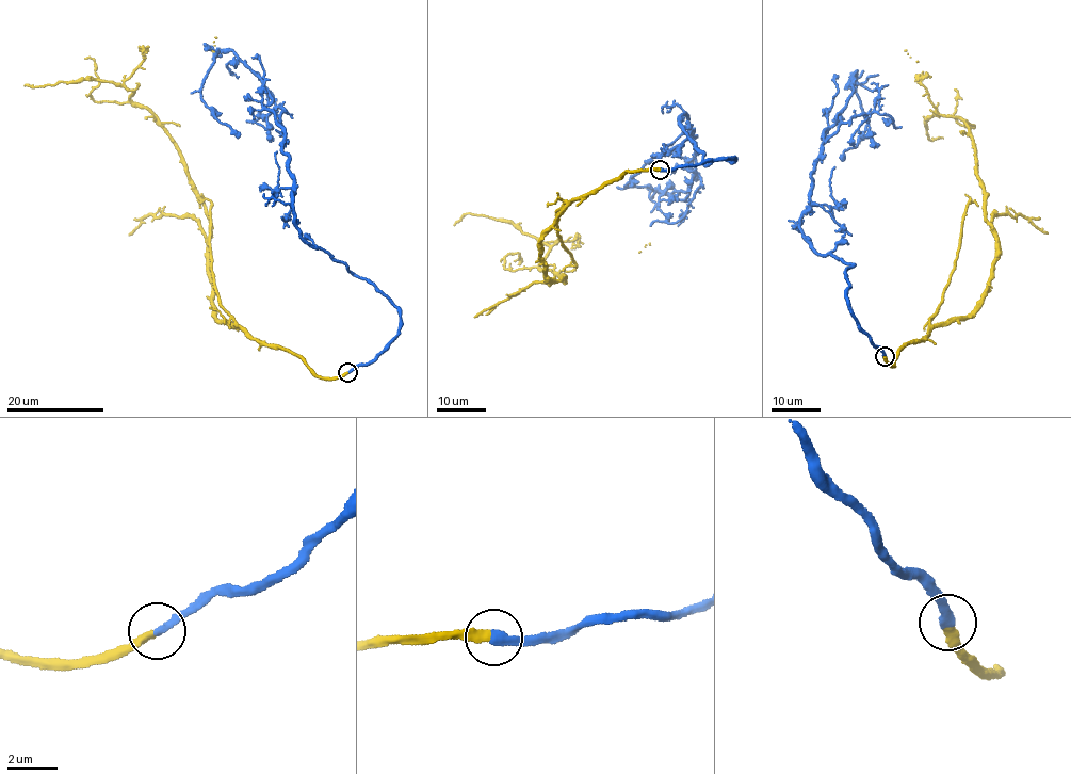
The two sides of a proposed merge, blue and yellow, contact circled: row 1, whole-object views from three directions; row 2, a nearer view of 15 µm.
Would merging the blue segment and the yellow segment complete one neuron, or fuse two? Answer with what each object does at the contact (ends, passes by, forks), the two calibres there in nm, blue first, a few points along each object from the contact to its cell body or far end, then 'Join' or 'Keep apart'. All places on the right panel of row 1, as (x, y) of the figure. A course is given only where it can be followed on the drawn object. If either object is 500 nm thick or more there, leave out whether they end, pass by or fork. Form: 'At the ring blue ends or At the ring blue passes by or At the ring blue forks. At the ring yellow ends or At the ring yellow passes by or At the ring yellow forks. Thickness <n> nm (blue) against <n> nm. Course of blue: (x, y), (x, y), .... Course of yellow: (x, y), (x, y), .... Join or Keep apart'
At the ring blue ends. At the ring yellow ends. Thickness 360 nm (blue) against 340 nm. Course of blue: (883, 356), (848, 307), (854, 264), (817, 252), (800, 227), (813, 161), (855, 73), (867, 126), (842, 161). Course of yellow: (885, 356), (894, 367), (904, 345), (973, 311), (996, 258), (970, 129), (963, 121), (938, 112), (910, 57). Join

